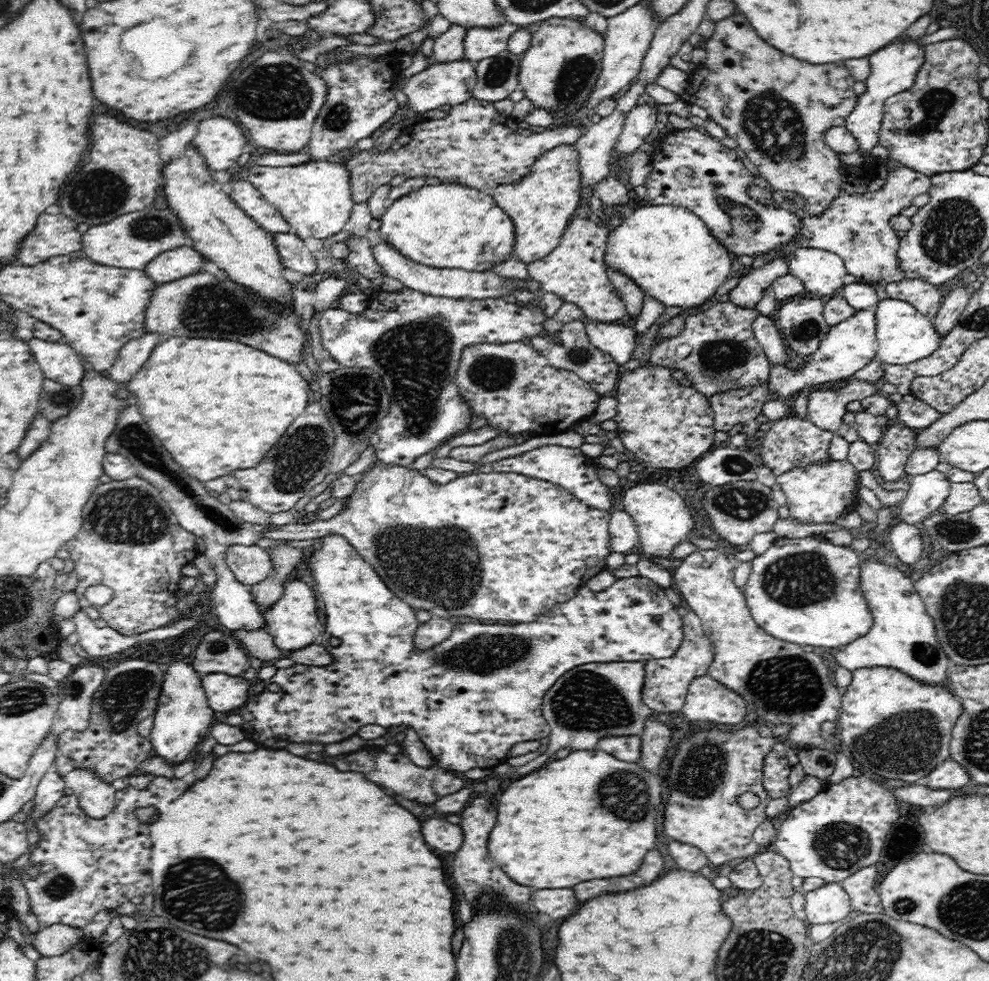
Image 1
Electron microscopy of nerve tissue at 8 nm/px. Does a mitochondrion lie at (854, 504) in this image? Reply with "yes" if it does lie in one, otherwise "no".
no

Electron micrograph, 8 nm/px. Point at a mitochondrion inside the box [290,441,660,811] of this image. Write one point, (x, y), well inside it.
(438, 566)

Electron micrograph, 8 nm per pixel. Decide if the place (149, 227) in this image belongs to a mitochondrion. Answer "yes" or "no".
yes

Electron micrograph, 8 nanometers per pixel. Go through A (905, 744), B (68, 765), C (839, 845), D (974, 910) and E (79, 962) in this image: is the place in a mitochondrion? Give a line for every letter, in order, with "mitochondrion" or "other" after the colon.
A: mitochondrion
B: other
C: mitochondrion
D: mitochondrion
E: other

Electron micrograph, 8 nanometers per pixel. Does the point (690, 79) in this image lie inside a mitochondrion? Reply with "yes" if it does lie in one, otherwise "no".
no

